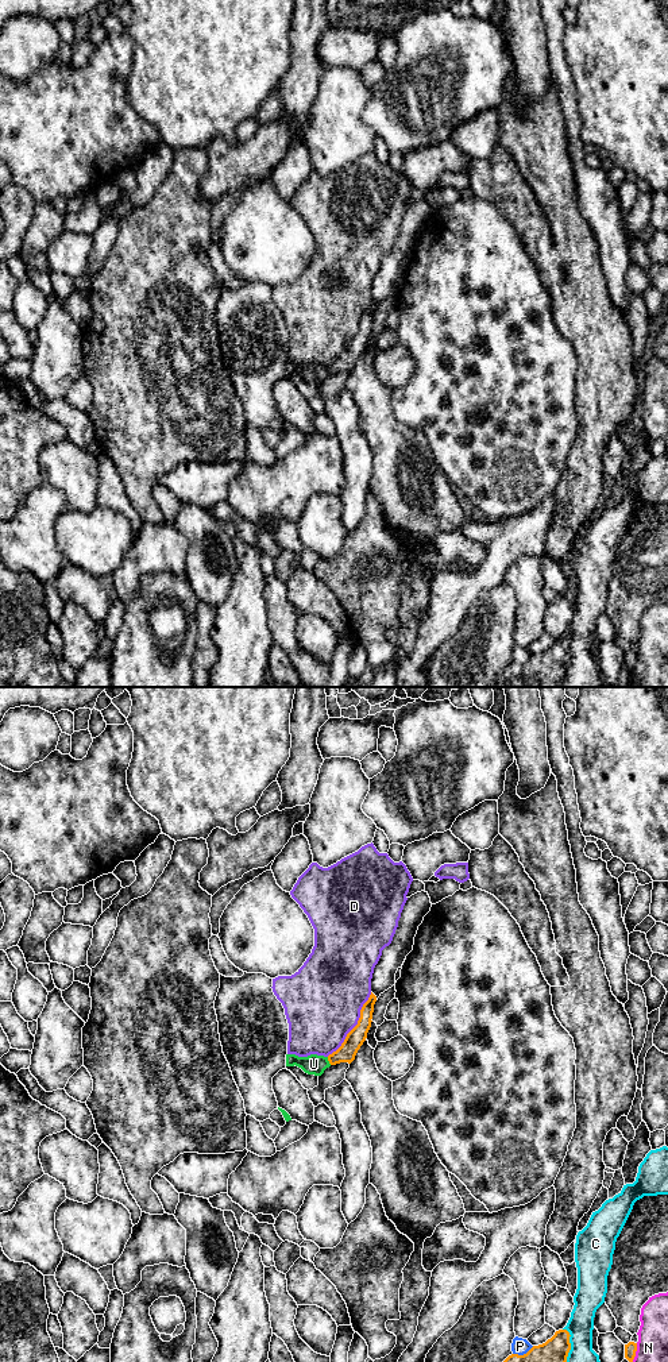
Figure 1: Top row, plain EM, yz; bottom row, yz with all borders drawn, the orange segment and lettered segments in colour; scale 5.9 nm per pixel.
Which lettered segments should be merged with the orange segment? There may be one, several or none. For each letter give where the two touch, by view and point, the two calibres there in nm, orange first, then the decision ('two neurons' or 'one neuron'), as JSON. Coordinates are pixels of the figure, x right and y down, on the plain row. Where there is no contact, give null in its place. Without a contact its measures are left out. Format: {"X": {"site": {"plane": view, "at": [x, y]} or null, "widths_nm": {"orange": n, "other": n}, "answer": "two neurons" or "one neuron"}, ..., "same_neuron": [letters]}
{"C": {"site": {"plane": "yz", "at": [568, 660]}, "widths_nm": {"orange": 280, "other": 240}, "answer": "two neurons"}, "D": {"site": {"plane": "yz", "at": [355, 335]}, "widths_nm": {"orange": 110, "other": 460}, "answer": "two neurons"}, "N": {"site": {"plane": "yz", "at": [634, 663]}, "widths_nm": {"orange": 70, "other": 220}, "answer": "two neurons"}, "P": {"site": {"plane": "yz", "at": [524, 663]}, "widths_nm": {"orange": 300, "other": 100}, "answer": "two neurons"}, "U": {"site": {"plane": "yz", "at": [328, 369]}, "widths_nm": {"orange": 110, "other": 120}, "answer": "two neurons"}, "same_neuron": []}

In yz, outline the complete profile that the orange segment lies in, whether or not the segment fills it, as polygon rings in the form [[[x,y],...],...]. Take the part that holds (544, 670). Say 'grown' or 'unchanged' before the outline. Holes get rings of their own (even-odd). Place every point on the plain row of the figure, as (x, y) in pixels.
unchanged; [[[559,638],[526,663],[509,664],[491,687],[559,687],[571,659],[569,645],[567,638]]]

